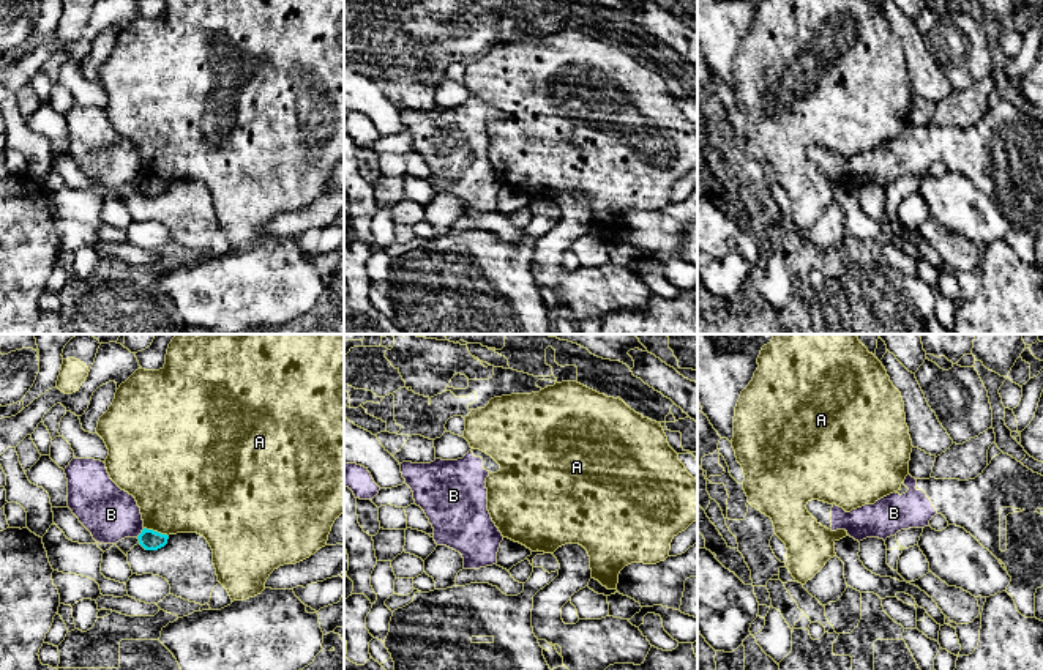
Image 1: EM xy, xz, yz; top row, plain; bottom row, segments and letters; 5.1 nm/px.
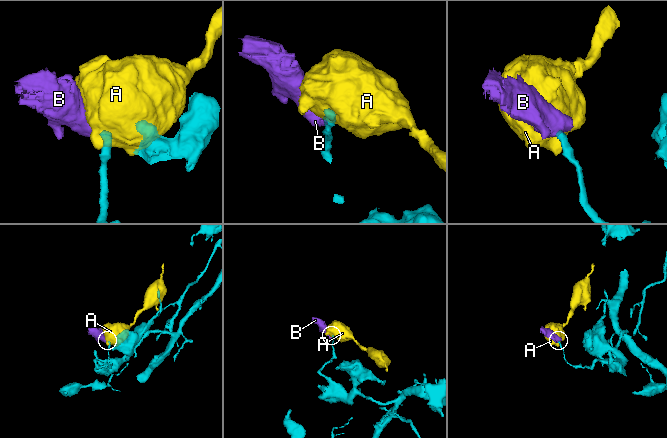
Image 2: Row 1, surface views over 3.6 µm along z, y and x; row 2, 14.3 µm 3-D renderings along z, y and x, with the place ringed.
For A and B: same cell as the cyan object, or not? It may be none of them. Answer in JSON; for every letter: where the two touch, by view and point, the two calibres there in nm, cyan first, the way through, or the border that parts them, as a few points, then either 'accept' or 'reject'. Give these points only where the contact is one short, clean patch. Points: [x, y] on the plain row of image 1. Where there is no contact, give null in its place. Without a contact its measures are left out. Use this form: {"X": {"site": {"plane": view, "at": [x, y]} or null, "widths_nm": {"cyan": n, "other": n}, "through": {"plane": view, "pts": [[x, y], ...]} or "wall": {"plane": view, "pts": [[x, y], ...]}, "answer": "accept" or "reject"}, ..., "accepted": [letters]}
{"A": {"site": {"plane": "xy", "at": [157, 178]}, "widths_nm": {"cyan": 100, "other": 440}, "wall": {"plane": "xy", "pts": [[144, 174], [168, 183]]}, "answer": "reject"}, "B": {"site": {"plane": "xy", "at": [141, 180]}, "widths_nm": {"cyan": 100, "other": 280}, "wall": {"plane": "xy", "pts": [[144, 175], [136, 183]]}, "answer": "reject"}, "accepted": []}

